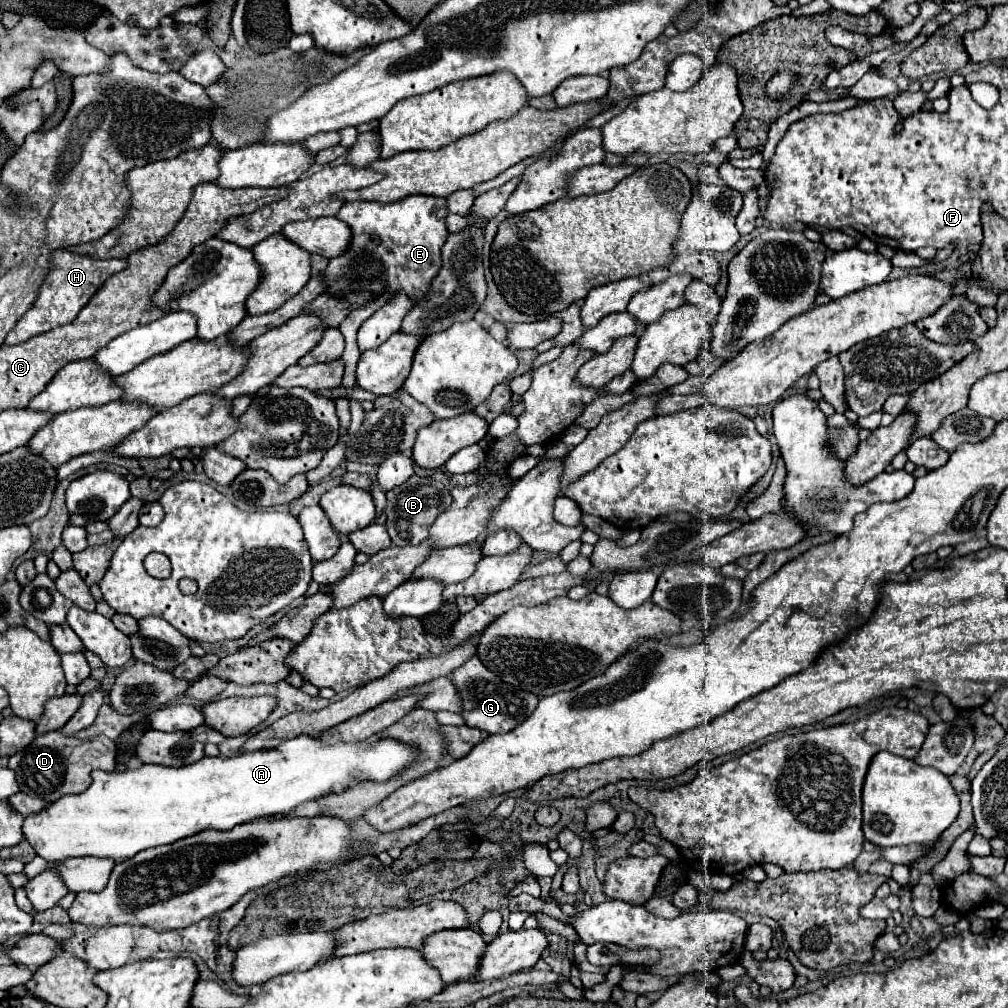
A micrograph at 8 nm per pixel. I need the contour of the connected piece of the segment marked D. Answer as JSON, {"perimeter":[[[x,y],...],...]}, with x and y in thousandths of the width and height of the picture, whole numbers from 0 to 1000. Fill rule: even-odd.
{"perimeter":[[[54,725],[34,731],[34,735],[26,743],[10,751],[8,761],[16,767],[20,785],[34,787],[34,791],[42,791],[46,797],[54,797],[58,795],[58,791],[63,791],[67,787],[85,785],[89,779],[89,767],[93,763],[113,765],[115,739],[107,731],[75,733],[75,731],[65,731],[60,725]]]}

